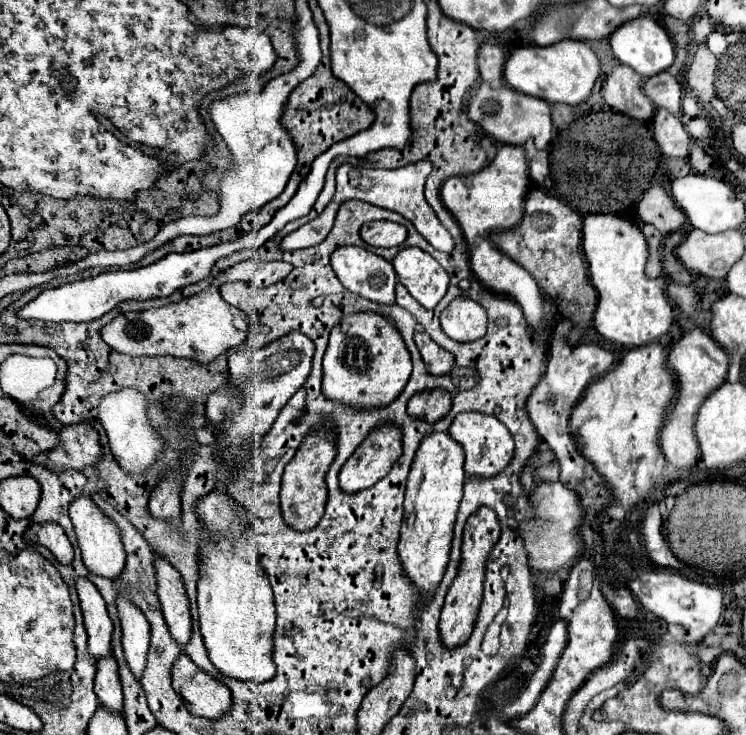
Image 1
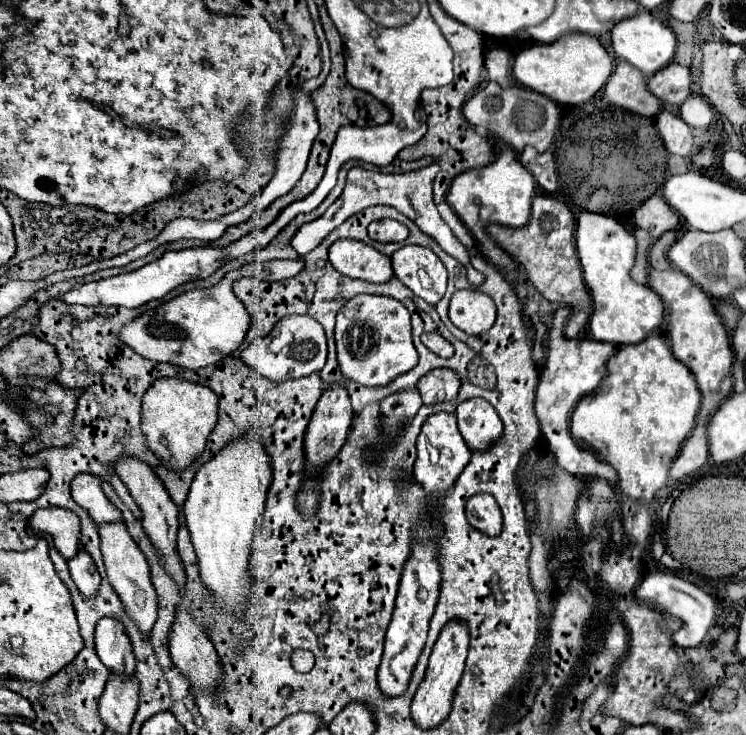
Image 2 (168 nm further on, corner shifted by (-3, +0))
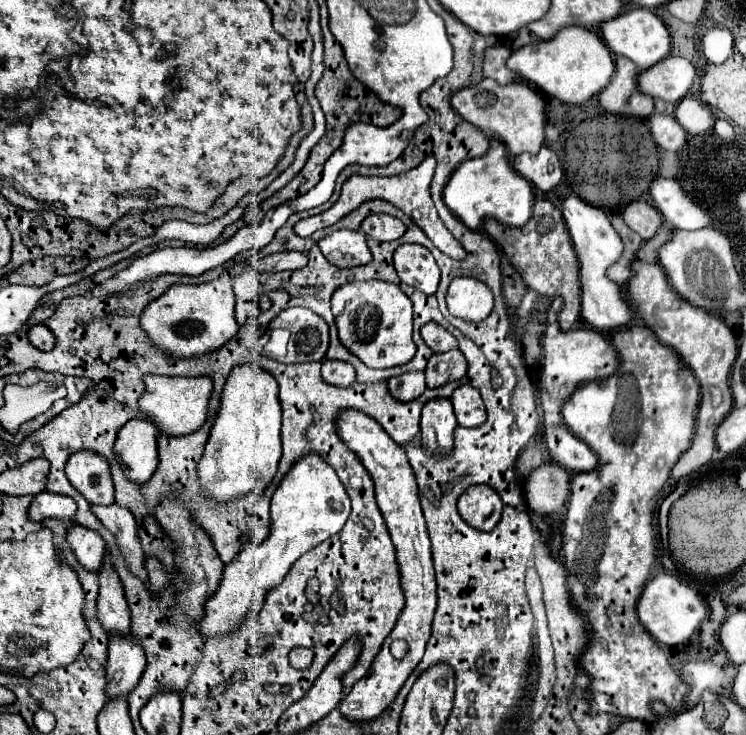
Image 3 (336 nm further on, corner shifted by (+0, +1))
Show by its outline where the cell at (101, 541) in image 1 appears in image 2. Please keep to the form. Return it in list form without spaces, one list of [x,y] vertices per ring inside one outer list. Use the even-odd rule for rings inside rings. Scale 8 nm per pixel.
[[[93,474],[75,476],[75,480],[71,482],[71,494],[73,494],[73,500],[91,514],[97,526],[101,526],[103,522],[121,520],[121,512],[107,500],[101,488],[99,476],[93,476]]]

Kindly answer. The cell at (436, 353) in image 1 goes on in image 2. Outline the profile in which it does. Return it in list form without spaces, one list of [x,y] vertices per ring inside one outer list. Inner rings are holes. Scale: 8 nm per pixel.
[[[431,332],[431,334],[421,334],[421,342],[435,354],[449,358],[453,356],[453,346],[439,334],[439,332]]]

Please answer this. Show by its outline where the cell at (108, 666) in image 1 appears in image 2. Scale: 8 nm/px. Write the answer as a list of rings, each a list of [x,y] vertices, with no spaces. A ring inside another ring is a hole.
[[[103,616],[95,628],[95,644],[97,644],[97,654],[101,662],[111,672],[131,674],[135,670],[135,658],[133,658],[133,666],[129,666],[133,656],[131,640],[125,634],[123,624],[119,620]]]

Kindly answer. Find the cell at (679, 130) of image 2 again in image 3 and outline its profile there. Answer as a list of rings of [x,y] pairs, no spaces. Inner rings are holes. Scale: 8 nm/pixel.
[[[650,115],[650,133],[656,145],[666,151],[680,151],[686,143],[686,131],[670,115]]]

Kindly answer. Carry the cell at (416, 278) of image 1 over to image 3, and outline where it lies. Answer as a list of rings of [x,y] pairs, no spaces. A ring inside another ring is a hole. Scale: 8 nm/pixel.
[[[400,245],[394,251],[394,267],[402,283],[412,285],[426,295],[434,295],[440,283],[440,269],[434,255],[422,245]]]

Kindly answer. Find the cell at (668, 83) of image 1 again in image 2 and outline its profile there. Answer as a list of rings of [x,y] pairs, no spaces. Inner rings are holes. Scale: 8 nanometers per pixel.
[[[677,62],[667,64],[655,76],[647,80],[647,88],[661,100],[673,106],[681,106],[691,90],[691,70]]]

